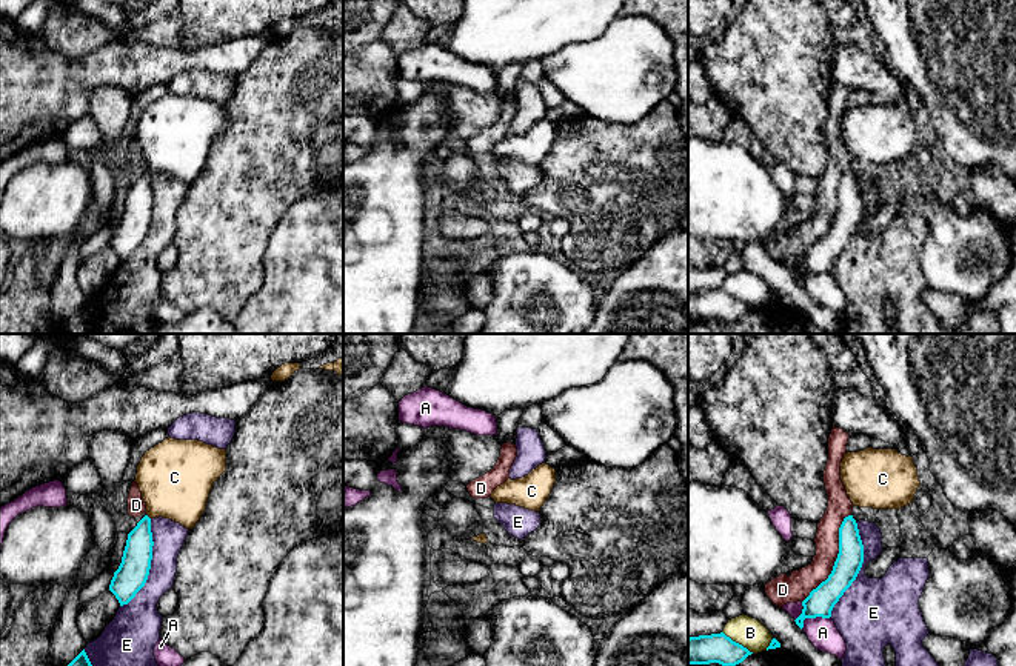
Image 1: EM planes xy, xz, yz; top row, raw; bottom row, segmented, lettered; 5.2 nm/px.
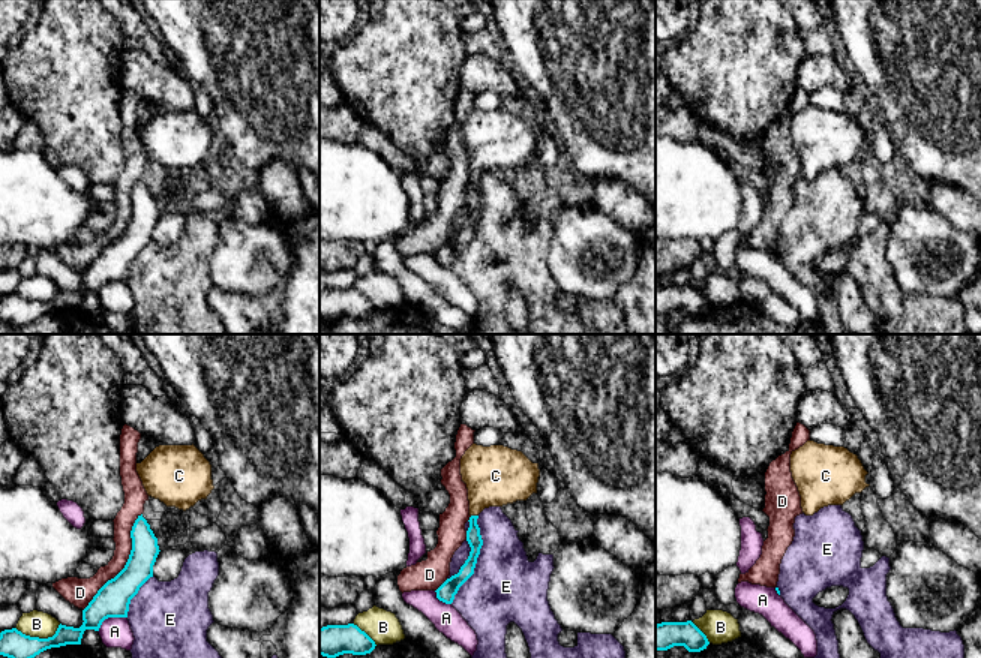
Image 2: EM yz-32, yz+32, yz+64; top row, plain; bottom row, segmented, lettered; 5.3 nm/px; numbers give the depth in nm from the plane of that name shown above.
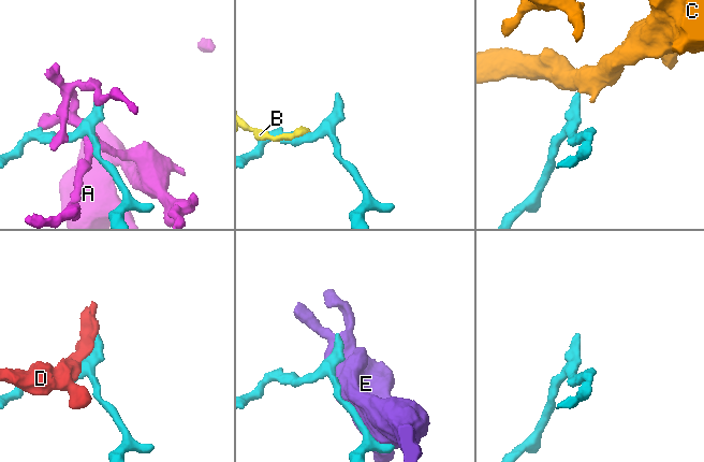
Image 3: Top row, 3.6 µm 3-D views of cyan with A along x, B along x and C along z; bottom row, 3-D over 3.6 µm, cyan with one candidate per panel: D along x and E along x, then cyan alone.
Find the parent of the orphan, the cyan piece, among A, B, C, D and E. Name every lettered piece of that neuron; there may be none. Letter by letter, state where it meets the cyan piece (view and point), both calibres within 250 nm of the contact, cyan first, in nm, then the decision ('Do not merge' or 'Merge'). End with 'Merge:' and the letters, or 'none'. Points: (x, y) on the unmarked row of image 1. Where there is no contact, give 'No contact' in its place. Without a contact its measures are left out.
A: Touches cyan at yz (812, 273). Thickness 140 nm (cyan) against 160 nm. Do not merge
B: Touches cyan at yz (738, 299). Thickness 160 nm (cyan) against 160 nm. Do not merge
C: Touches cyan at xy (148, 173). Thickness 160 nm (cyan) against 380 nm. Merge
D: Touches cyan at yz (836, 214). Thickness 140 nm (cyan) against 140 nm. Do not merge
E: Touches cyan at yz (859, 225). Thickness 140 nm (cyan) against 360 nm. Do not merge
Merge: C

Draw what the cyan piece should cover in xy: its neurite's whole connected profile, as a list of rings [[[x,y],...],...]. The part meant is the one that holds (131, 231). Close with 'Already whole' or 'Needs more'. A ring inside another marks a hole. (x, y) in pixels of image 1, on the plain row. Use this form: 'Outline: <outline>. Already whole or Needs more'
Outline: [[[165,94],[142,112],[135,138],[146,158],[146,171],[128,189],[122,218],[114,228],[109,246],[115,251],[120,261],[128,260],[145,241],[152,215],[151,175],[157,172],[169,174],[186,185],[192,185],[206,165],[212,140],[226,126],[226,105],[206,100],[199,95]]]. Needs more

